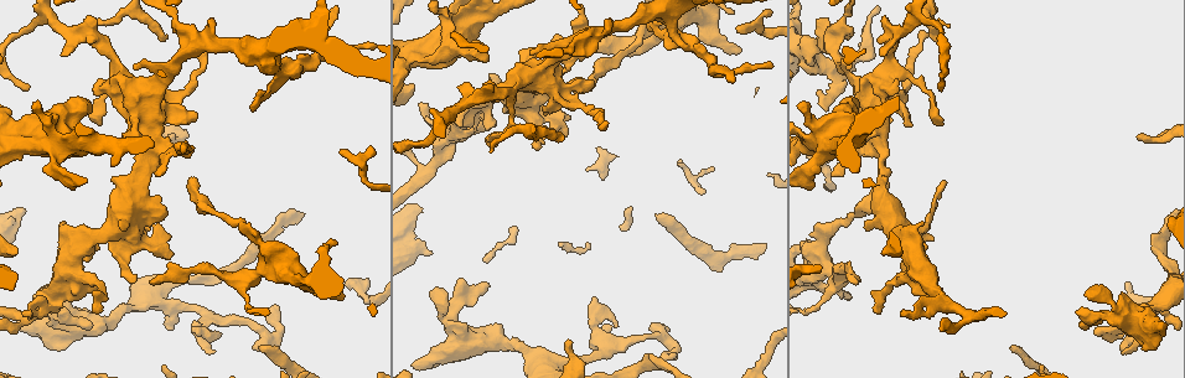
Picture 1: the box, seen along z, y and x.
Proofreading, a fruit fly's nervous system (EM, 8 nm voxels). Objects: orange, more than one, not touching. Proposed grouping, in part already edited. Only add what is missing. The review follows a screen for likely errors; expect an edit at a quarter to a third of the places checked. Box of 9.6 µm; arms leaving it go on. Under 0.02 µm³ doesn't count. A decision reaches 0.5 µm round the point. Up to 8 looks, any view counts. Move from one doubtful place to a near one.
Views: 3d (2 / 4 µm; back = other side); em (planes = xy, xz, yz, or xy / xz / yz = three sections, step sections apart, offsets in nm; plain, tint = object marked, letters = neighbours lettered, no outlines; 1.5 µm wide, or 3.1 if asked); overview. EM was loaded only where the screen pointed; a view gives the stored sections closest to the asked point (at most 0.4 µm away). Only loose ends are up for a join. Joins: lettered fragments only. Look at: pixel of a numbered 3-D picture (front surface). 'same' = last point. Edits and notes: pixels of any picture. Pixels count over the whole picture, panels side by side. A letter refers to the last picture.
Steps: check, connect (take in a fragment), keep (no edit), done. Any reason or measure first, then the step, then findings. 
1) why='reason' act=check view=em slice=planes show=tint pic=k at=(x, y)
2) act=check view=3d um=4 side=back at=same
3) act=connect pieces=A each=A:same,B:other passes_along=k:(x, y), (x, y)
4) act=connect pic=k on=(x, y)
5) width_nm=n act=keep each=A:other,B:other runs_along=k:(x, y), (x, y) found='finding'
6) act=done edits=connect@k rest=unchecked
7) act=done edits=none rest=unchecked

why='an open end' act=check view=em slice=planes show=tint pic=1 at=(336, 242)

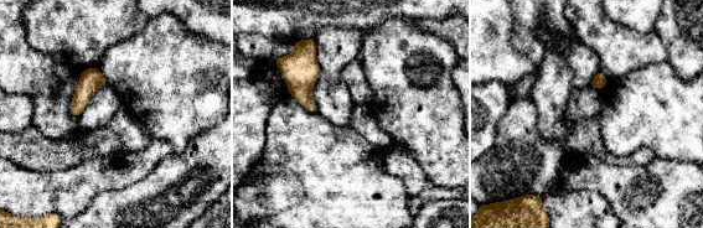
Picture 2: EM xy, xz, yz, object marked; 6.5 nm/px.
act=check view=em slice=planes show=letters at=same

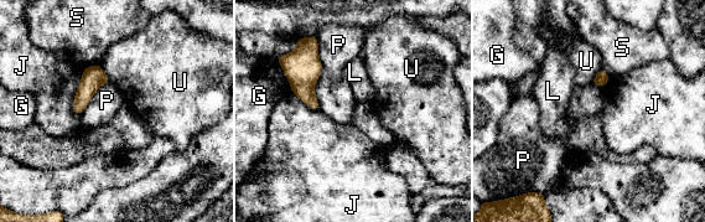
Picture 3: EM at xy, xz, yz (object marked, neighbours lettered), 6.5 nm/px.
longest_contact=P:360nm act=keep each=G:other,J:other,L:other,P:other,S:other,U:other border=3:(602, 67), (610, 77) found='none of them fits'

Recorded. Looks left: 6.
why='an open end' act=check view=em slice=xz step=8 show=tint pic=1 at=(1012, 348)

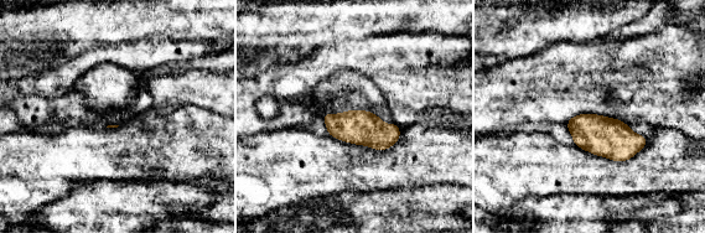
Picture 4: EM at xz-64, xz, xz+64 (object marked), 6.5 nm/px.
why='cut it another way' act=check view=em slice=planes show=letters at=same

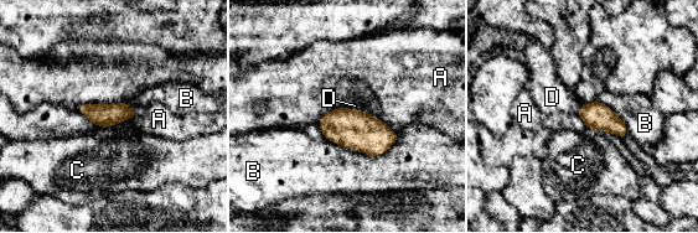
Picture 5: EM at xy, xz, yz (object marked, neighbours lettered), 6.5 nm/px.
width_nm=150 act=connect pieces=D each=A:other,B:other,C:other,D:same passes_along=5:(596, 115), (580, 109), (549, 94) found='the neuron continues'

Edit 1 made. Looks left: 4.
why='thick end' act=check view=em slice=planes show=letters pic=1 at=(465, 325)

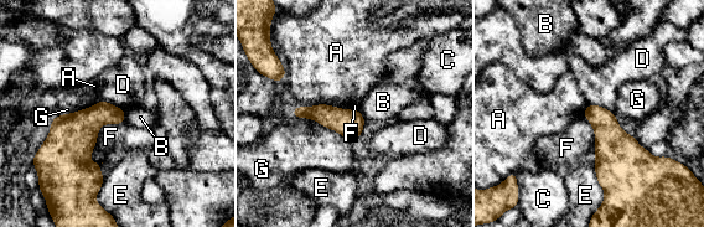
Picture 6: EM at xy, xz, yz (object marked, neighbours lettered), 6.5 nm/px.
longest_contact=G:400nm act=keep each=A:other,B:other,C:other,D:other,E:other,F:other,G:other border=6:(124, 120), (99, 128), (92, 163) found='no lettered fragment goes on from it'

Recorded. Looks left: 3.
act=done edits=connect@5 rest=unchecked

